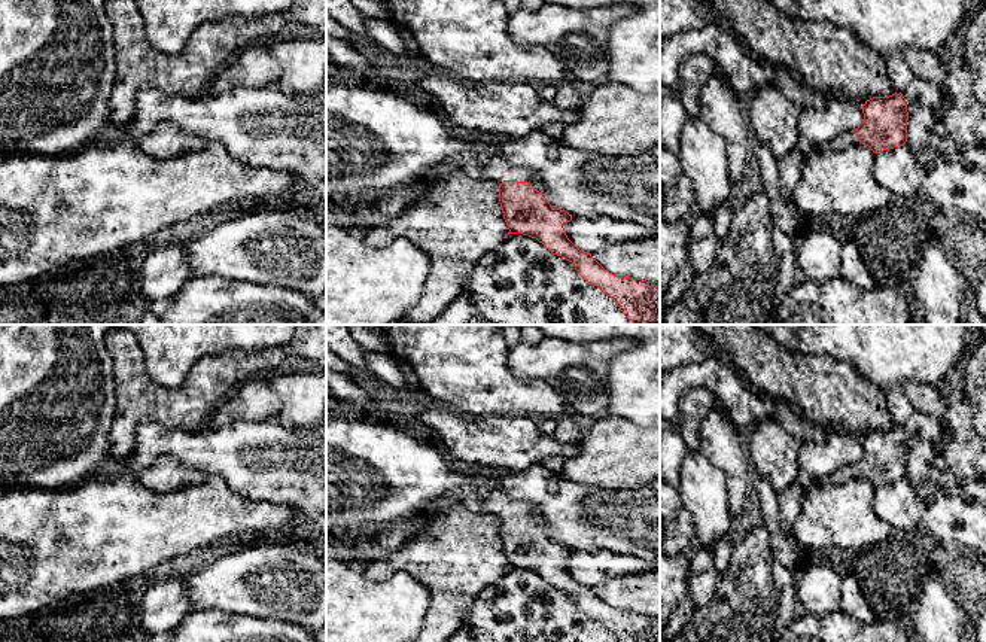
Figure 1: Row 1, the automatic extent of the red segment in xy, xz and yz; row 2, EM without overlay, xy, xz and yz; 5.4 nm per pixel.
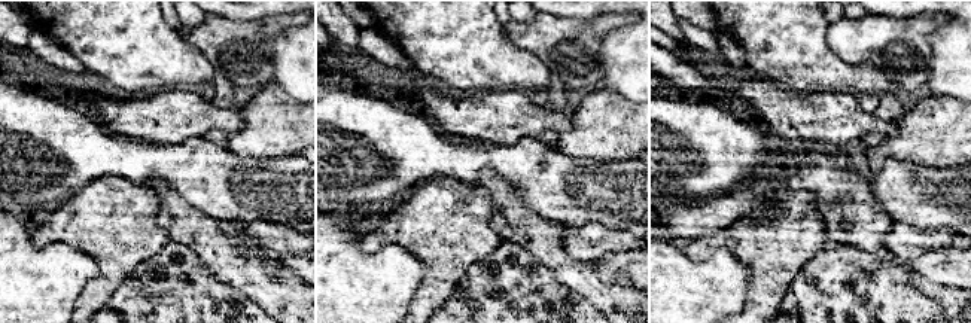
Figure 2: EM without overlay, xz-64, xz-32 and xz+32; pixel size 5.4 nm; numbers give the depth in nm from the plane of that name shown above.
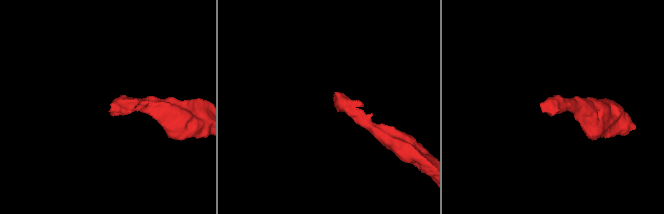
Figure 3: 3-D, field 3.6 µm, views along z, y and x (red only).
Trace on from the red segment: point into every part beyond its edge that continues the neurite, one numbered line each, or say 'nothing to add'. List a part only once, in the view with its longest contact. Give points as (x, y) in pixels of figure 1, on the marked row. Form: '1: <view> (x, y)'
1: xz (498, 169)

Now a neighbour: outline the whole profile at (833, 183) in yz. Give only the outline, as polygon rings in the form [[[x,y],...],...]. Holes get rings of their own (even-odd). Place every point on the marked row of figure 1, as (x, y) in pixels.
[[[862,143],[840,150],[816,149],[801,165],[801,177],[791,197],[794,212],[824,223],[839,216],[856,220],[883,209],[894,197],[873,176],[874,158],[876,153]]]

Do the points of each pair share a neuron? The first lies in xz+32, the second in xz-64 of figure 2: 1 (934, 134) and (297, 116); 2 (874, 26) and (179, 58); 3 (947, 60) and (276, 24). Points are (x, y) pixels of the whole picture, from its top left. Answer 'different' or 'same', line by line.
1: same
2: different
3: different

